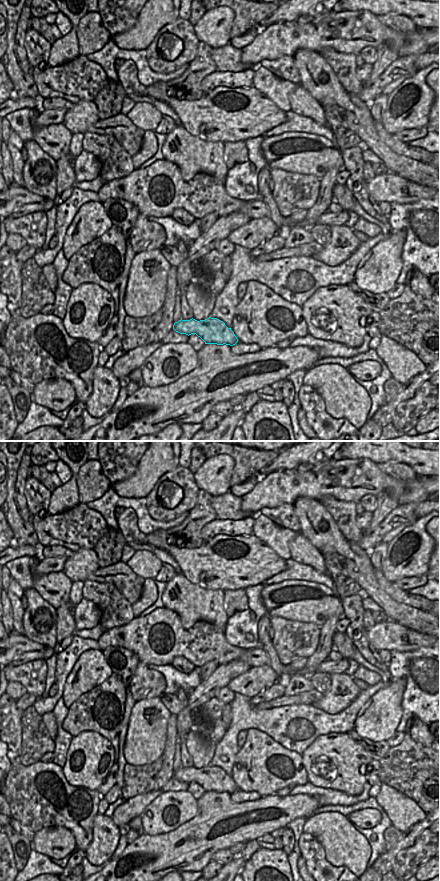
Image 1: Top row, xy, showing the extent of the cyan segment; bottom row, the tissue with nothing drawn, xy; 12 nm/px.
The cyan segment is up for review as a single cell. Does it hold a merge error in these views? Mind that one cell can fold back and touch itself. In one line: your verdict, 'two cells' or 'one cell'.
one cell

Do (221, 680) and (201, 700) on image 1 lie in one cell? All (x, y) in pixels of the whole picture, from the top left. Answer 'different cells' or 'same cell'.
same cell

